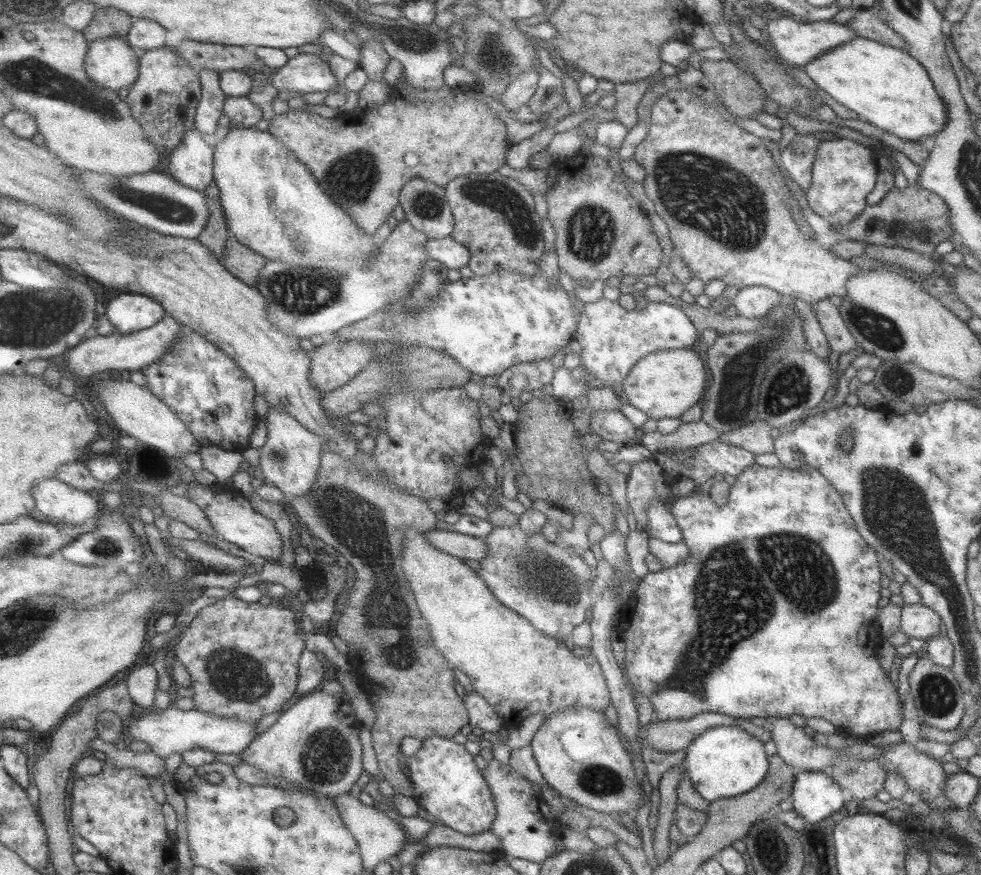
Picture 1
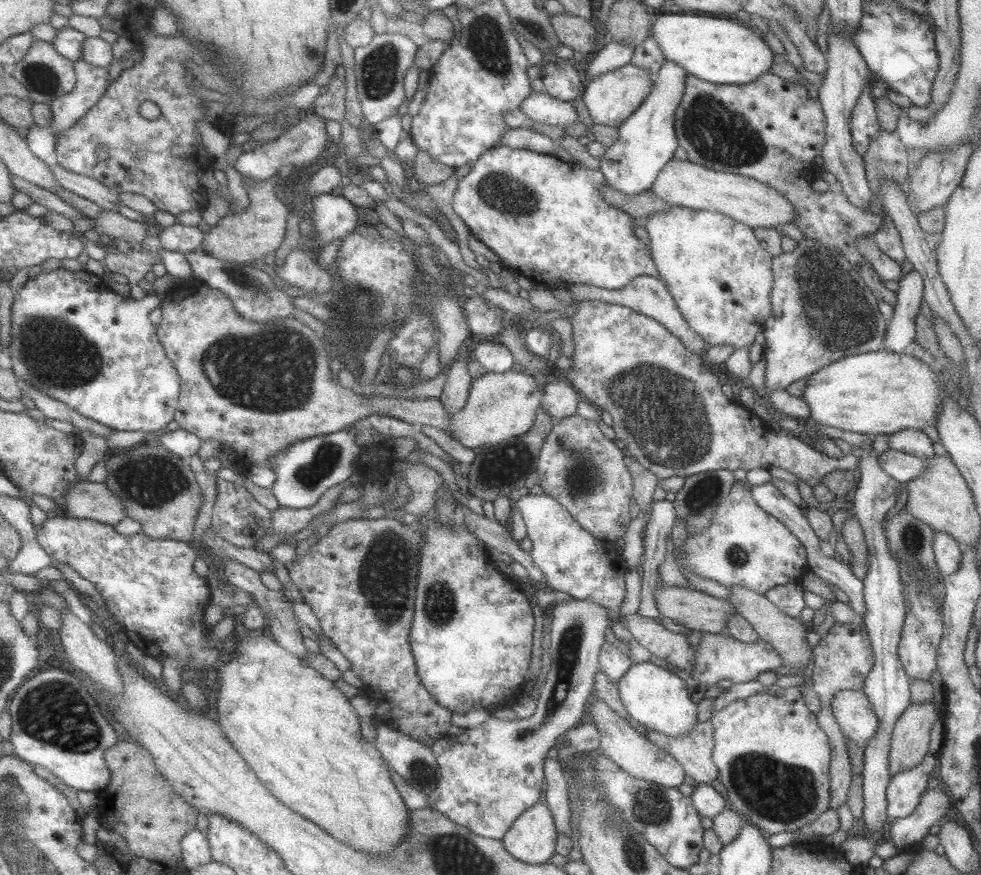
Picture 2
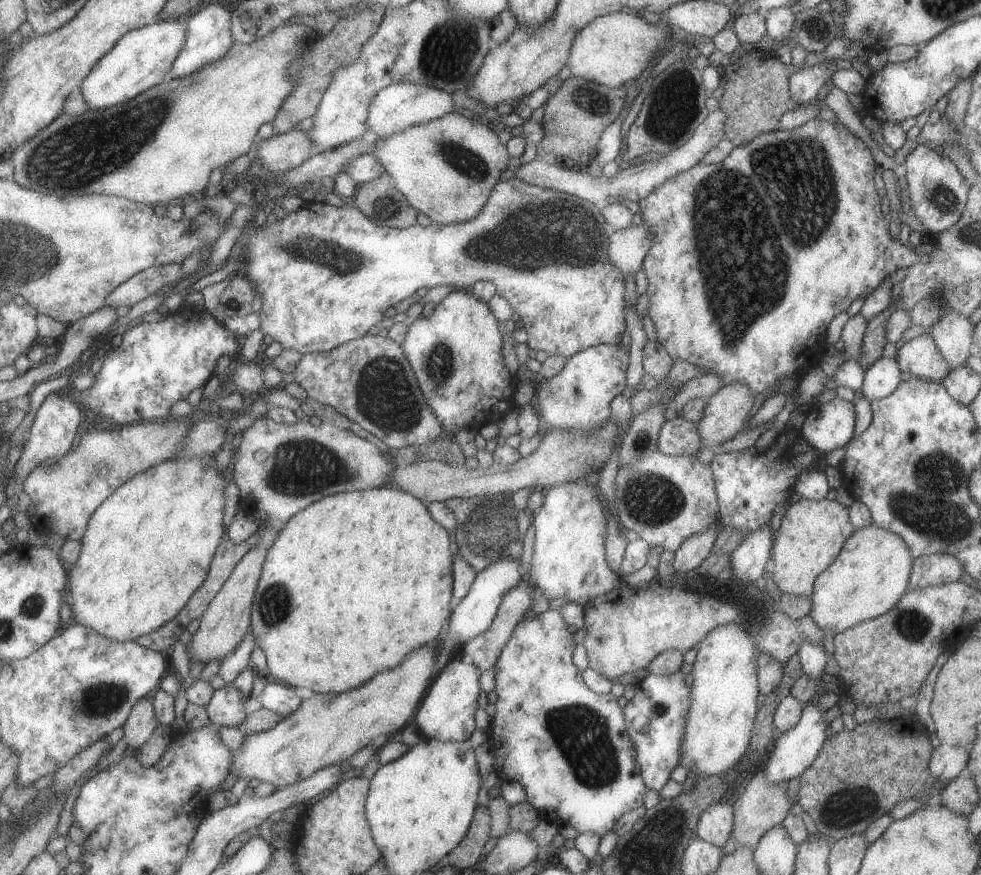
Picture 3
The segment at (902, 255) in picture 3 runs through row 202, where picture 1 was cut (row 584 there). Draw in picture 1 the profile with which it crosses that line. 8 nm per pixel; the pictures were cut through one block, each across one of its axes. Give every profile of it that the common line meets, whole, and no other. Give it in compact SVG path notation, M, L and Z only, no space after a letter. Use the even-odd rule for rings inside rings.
M753 463L735 477L724 505L717 506L712 503L706 489L699 489L697 492L691 492L689 496L681 496L669 503L670 513L680 530L682 542L688 548L687 556L671 568L648 572L640 578L634 592L635 608L627 612L627 618L623 622L623 626L627 626L619 627L625 645L622 668L627 683L631 689L635 689L635 692L649 700L654 718L659 722L689 720L703 712L715 712L731 718L765 721L767 717L787 719L796 714L804 719L825 719L833 727L836 726L838 731L859 738L884 731L898 731L903 720L904 707L900 703L897 686L881 671L873 653L883 641L876 622L879 605L882 603L879 596L881 570L877 565L879 554L875 554L873 548L869 548L857 534L855 524L833 485L811 466L791 470L783 466L763 467ZM779 534L783 534L783 540L775 540L775 536Z

